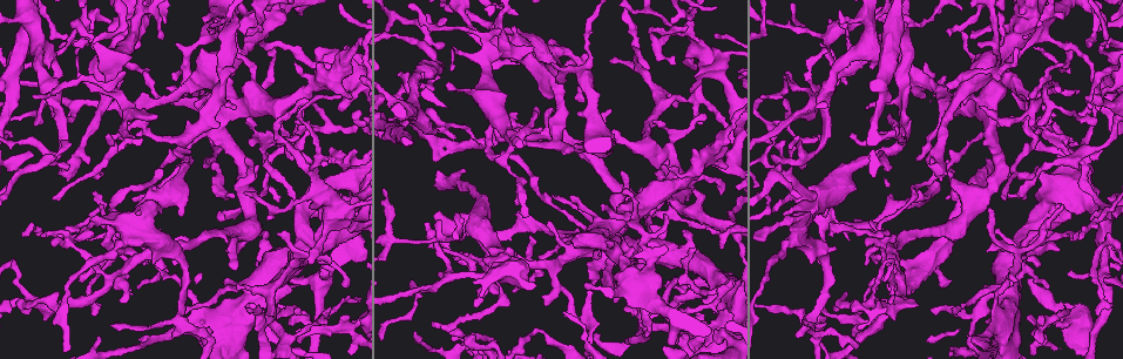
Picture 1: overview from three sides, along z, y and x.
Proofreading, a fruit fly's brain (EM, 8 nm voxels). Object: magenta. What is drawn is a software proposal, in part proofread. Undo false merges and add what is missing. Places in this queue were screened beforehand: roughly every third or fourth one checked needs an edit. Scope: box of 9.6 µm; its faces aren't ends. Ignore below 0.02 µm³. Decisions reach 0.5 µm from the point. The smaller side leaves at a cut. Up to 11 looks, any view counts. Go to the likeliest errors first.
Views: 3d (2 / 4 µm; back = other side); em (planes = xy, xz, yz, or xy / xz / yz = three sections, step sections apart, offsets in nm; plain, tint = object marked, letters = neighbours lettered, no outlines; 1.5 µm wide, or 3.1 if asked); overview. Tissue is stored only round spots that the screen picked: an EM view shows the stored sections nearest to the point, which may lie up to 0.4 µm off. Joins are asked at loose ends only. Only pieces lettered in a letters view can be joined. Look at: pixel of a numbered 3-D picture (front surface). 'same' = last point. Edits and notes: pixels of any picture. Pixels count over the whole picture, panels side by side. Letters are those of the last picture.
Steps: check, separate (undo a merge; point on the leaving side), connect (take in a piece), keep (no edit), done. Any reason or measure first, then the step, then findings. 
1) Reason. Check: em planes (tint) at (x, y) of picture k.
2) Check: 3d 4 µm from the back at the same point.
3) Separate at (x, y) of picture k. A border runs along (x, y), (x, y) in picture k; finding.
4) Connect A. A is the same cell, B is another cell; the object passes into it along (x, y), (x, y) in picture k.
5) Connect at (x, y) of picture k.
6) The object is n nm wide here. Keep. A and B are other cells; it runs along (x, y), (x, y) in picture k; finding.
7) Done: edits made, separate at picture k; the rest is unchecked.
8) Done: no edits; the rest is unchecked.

Tapers out. Check: 3d 4 µm from the back at (443, 46) of picture 1.

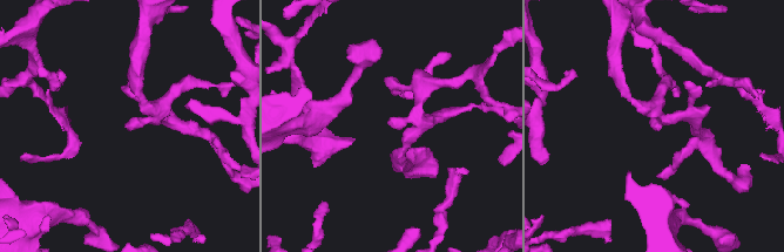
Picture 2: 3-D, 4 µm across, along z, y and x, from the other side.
The arms are 160, 180 nm wide. Check: em xz step 8 (letters) at (654, 128) of picture 2.

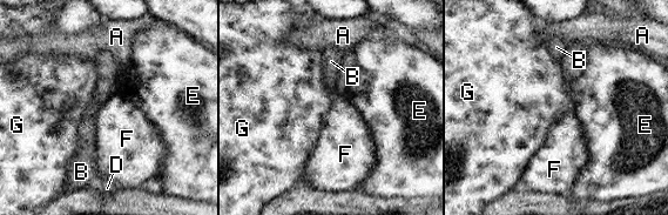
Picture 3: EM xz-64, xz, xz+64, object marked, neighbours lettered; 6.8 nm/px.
Cut it another way. Check: em planes (letters) at the same point.

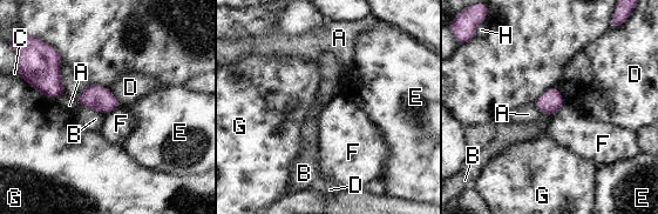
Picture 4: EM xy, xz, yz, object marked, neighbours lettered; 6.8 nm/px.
The object is 160 nm wide here. Keep. A, B, C, D, E, F, G and H are other cells; a border runs along (120, 106), (106, 115) in picture 4; none of them fits.

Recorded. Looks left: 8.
Free end. Check: 3d 2 µm at (835, 306) of picture 1.

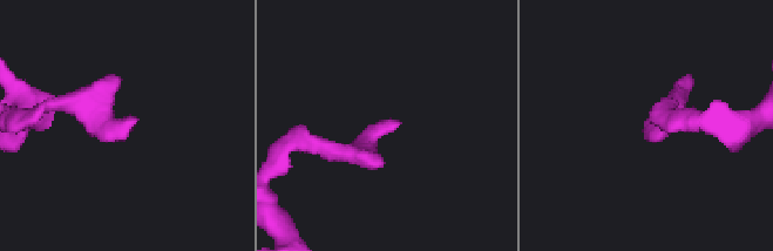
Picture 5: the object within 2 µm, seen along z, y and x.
Check: em xy step 4 (letters) at (398, 120) of picture 5.

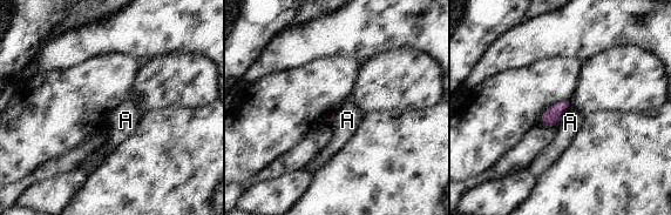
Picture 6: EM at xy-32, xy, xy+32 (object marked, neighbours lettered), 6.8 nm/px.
Check: em planes (letters) at the same point.

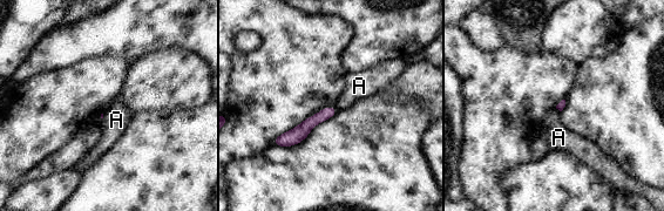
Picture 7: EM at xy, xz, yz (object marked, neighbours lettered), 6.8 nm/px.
Keep. A is another cell; it runs along (333, 109), (297, 135), (277, 142) in picture 7; none of them fits.

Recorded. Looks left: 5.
Thin end. Check: 3d 2 µm at (1075, 306) of picture 1.

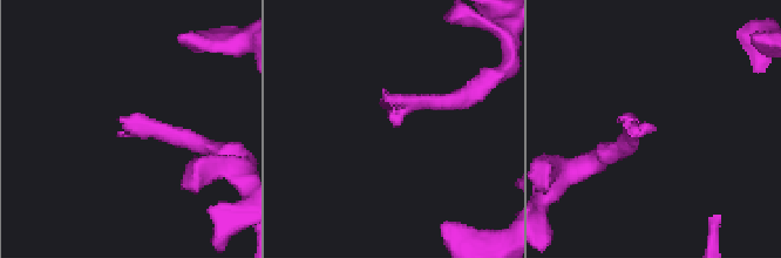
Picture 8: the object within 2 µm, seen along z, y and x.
Check: em planes (letters) at (395, 124) of picture 8.

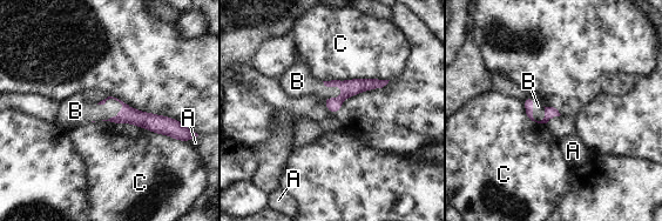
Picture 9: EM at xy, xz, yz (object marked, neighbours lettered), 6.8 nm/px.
Connect at (78, 111) of picture 9. B is the same cell, A and C are other cells; the cell continues.

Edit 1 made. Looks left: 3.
Tapers out. Check: 3d 2 µm at (1089, 219) of picture 1.

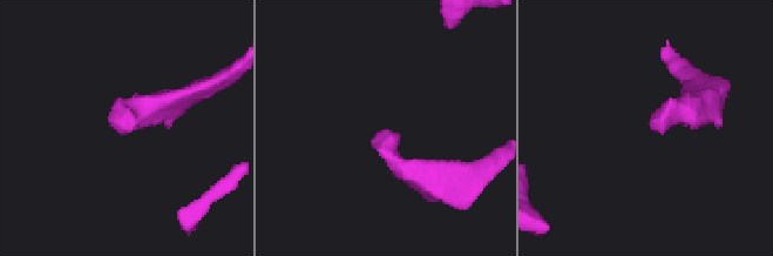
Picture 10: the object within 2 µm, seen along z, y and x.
Shape alone is not enough. Check: em planes (plain) at (660, 133) of picture 10.

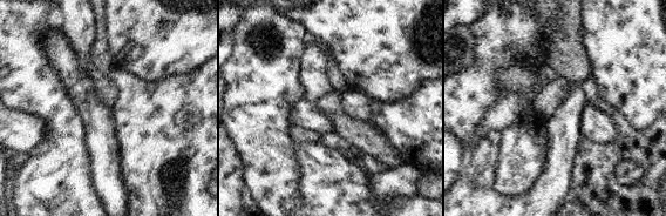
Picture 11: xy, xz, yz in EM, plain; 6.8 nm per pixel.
See the neighbours. Check: em planes (letters) at the same point.

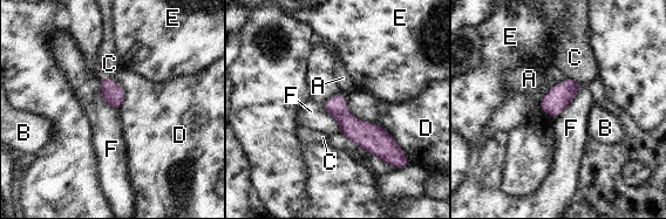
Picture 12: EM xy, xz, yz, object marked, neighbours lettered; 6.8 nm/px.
Keep. A, B, C, D, E and F are other cells; a border runs along (100, 80), (100, 96), (117, 110) in picture 12; none of them fits.

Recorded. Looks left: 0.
Done: edits made, connect at picture 9; the rest is unchecked.

